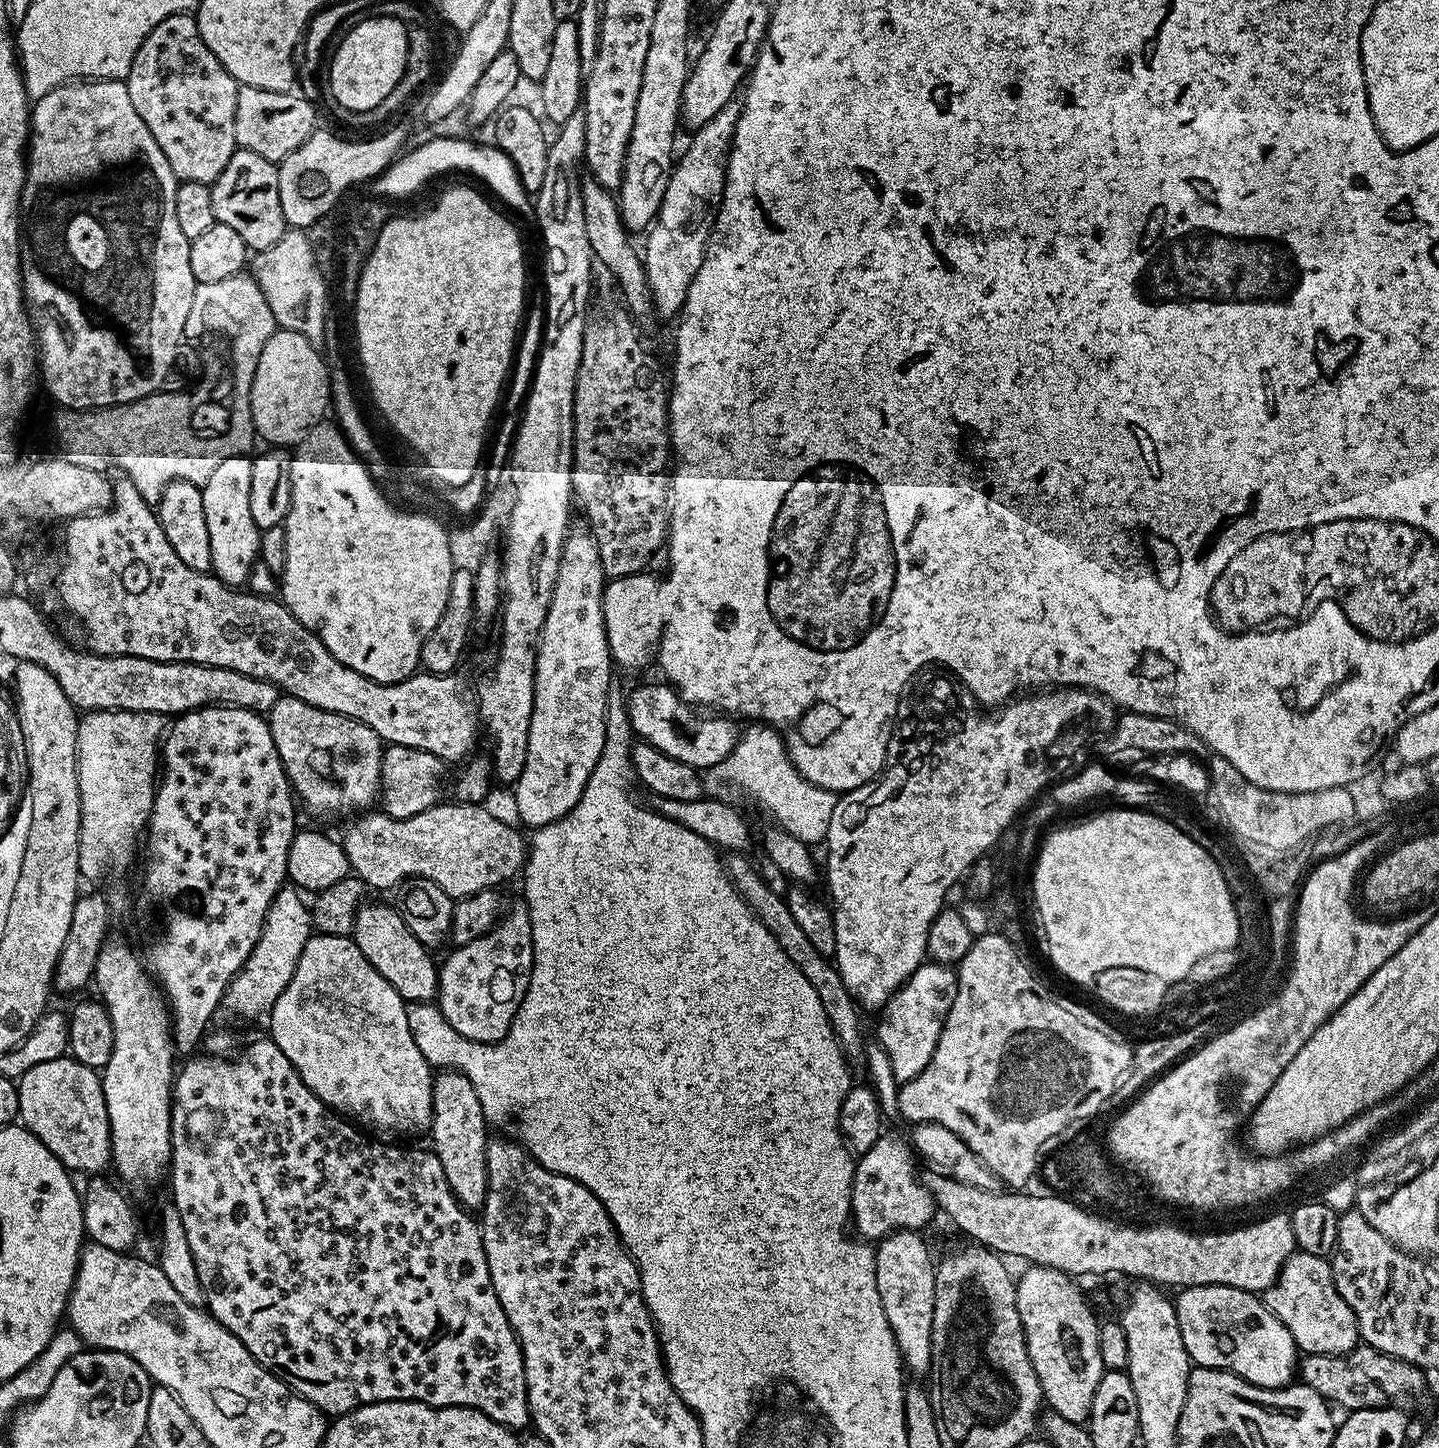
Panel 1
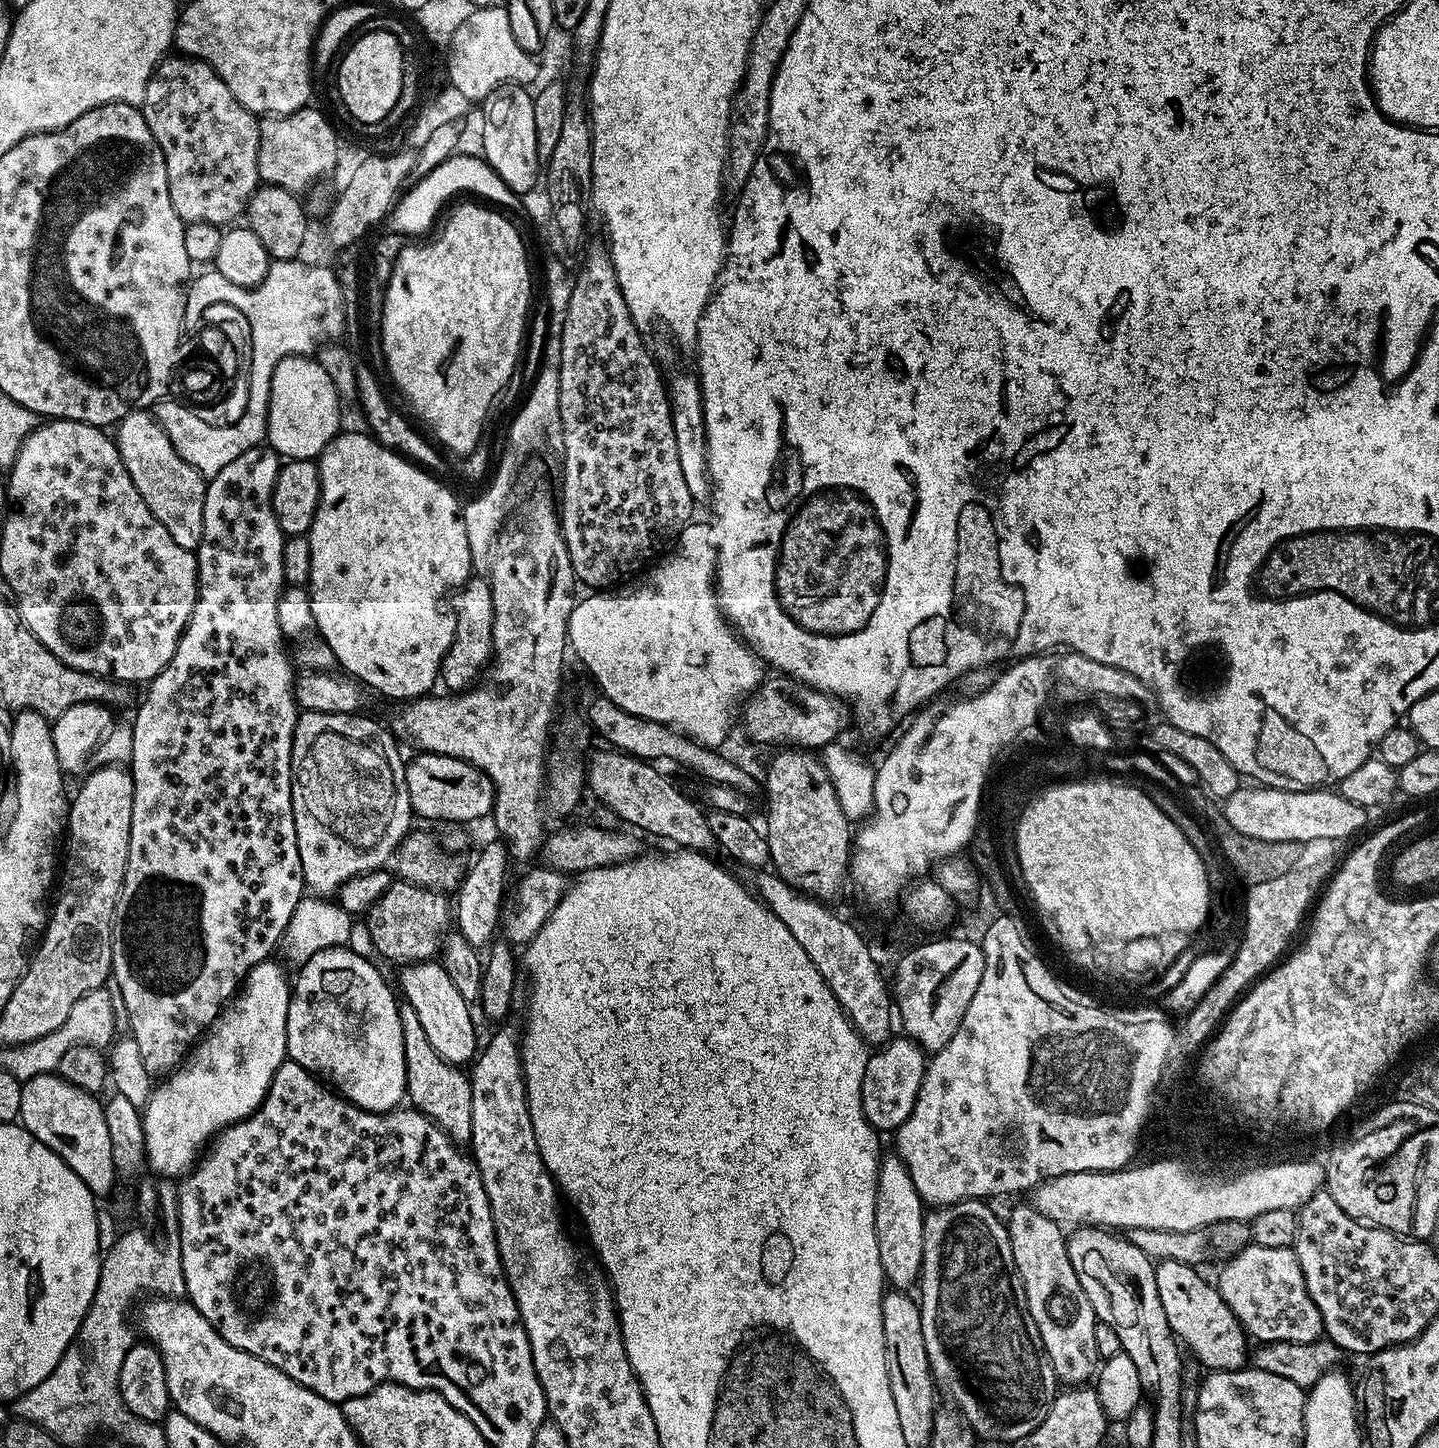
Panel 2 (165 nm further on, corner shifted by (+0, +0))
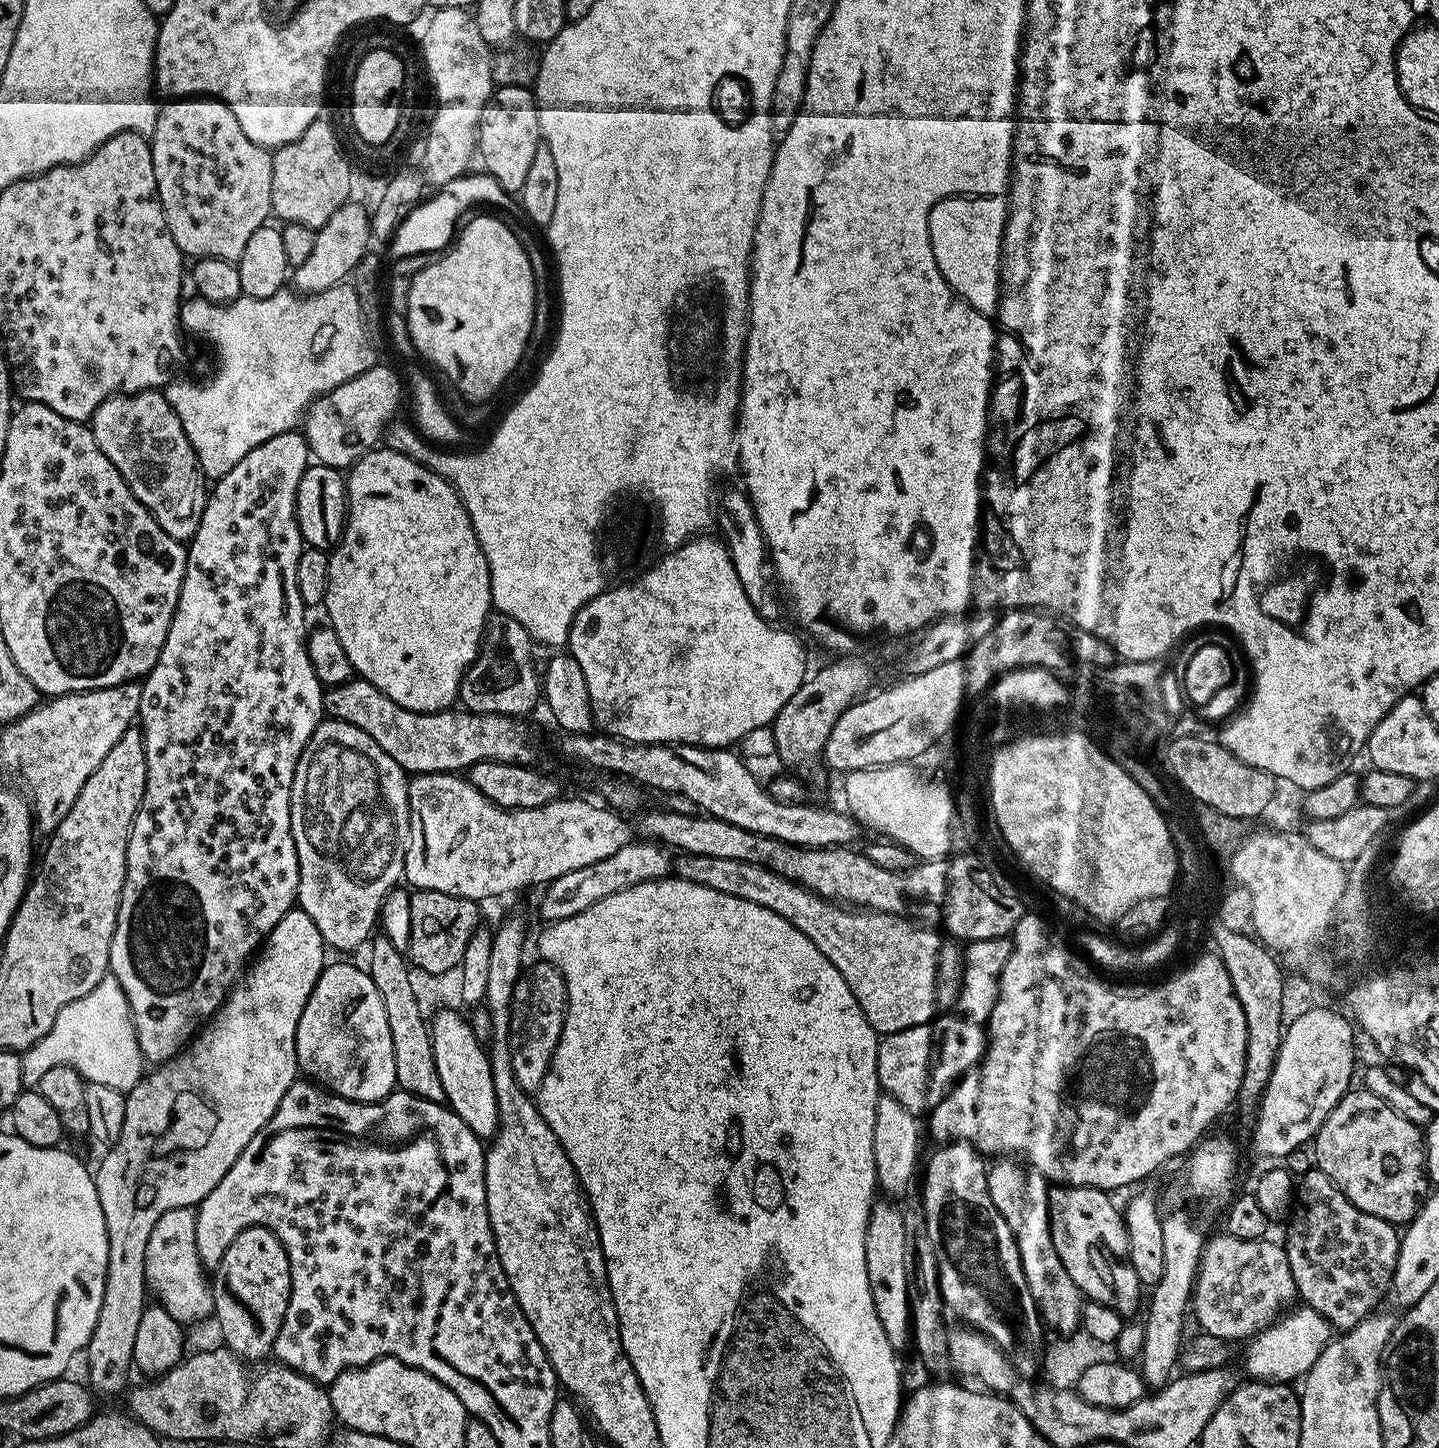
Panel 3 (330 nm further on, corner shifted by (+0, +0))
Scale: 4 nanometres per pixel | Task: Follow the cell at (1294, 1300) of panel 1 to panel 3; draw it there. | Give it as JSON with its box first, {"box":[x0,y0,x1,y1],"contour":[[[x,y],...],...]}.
{"box":[1190,1235,1297,1342],"contour":[[[1213,1235],[1204,1245],[1190,1312],[1193,1317],[1196,1315],[1205,1333],[1231,1342],[1244,1342],[1267,1330],[1297,1303],[1294,1274],[1283,1243],[1275,1244],[1272,1238],[1243,1240],[1219,1235]]]}

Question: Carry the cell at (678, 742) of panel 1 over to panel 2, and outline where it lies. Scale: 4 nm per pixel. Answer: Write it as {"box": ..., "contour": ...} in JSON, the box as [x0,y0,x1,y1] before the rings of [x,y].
{"box":[742,678,850,750],"contour":[[[772,678],[765,679],[762,687],[747,701],[746,707],[742,712],[742,724],[744,720],[744,732],[753,740],[756,744],[780,744],[776,746],[787,746],[789,748],[802,748],[805,750],[821,750],[826,747],[827,744],[837,743],[841,739],[840,731],[843,730],[847,724],[850,724],[850,708],[845,701],[828,695],[827,692],[820,692],[816,688],[810,688],[807,684],[801,684],[791,678],[776,678],[780,680],[772,680]]]}

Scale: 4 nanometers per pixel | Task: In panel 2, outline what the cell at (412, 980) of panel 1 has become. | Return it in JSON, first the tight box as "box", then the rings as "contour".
{"box":[399,959,478,1065],"contour":[[[435,959],[422,960],[418,964],[403,965],[399,972],[399,995],[407,1004],[414,1006],[414,1014],[418,1014],[418,1022],[422,1022],[426,1038],[430,1038],[430,1046],[434,1046],[434,1050],[438,1050],[448,1064],[467,1065],[478,1052],[476,1024],[472,1021],[473,1009],[462,998],[462,994],[458,994],[454,982],[450,982],[450,974],[446,974],[443,963]]]}

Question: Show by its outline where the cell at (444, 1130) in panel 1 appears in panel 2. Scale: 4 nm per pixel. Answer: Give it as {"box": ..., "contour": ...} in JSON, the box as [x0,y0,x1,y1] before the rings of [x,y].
{"box":[400,1002,474,1146],"contour":[[[406,1002],[400,1004],[400,1021],[402,1022],[402,1046],[406,1054],[406,1082],[408,1083],[407,1099],[411,1107],[429,1116],[432,1121],[450,1137],[457,1146],[468,1146],[472,1143],[474,1130],[474,1113],[470,1107],[472,1081],[464,1076],[459,1067],[448,1064],[430,1046],[430,1038],[426,1038],[426,1030],[422,1030],[422,1022],[418,1022],[418,1014],[414,1014],[414,1006]]]}

